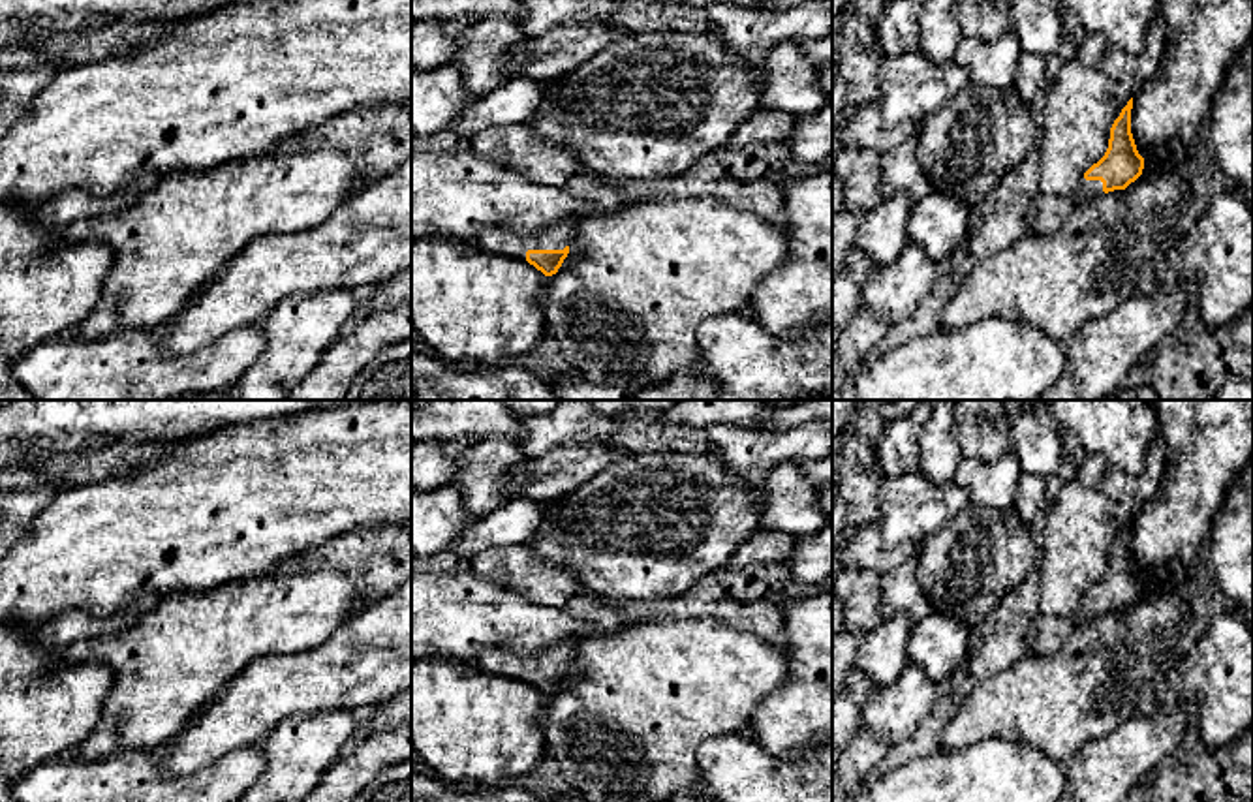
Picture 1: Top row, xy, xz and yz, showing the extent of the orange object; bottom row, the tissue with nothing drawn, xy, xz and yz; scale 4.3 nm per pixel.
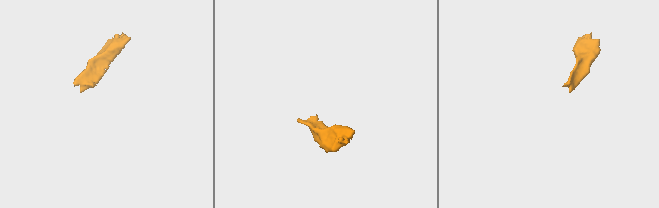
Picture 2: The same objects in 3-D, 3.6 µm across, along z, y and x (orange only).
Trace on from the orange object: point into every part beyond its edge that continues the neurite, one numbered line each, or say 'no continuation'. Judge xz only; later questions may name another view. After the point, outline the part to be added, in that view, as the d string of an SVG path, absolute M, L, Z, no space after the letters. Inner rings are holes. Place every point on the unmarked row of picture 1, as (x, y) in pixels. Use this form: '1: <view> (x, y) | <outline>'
1: xz (500, 662) | M564 640L530 657L518 657L503 648L485 650L475 667L488 672L526 682L528 671L564 671L571 665L575 640Z

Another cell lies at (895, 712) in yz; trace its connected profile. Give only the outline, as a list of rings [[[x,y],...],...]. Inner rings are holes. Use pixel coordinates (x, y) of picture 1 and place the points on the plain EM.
[[[909,663],[894,684],[868,697],[862,708],[862,727],[881,734],[890,746],[898,746],[917,733],[936,697],[937,684]]]

